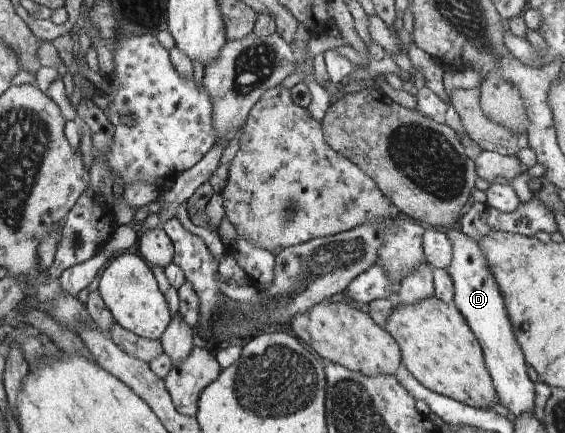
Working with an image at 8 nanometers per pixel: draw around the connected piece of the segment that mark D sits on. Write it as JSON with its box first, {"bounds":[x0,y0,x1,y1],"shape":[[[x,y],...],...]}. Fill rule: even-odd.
{"bounds":[446,229,535,417],"shape":[[[448,229],[452,245],[452,258],[446,267],[454,285],[453,301],[460,314],[469,324],[484,351],[484,360],[493,380],[499,403],[516,417],[535,407],[535,385],[527,374],[527,362],[521,346],[512,330],[512,323],[505,307],[504,295],[500,292],[495,276],[491,273],[487,258],[478,241],[457,229]]]}

